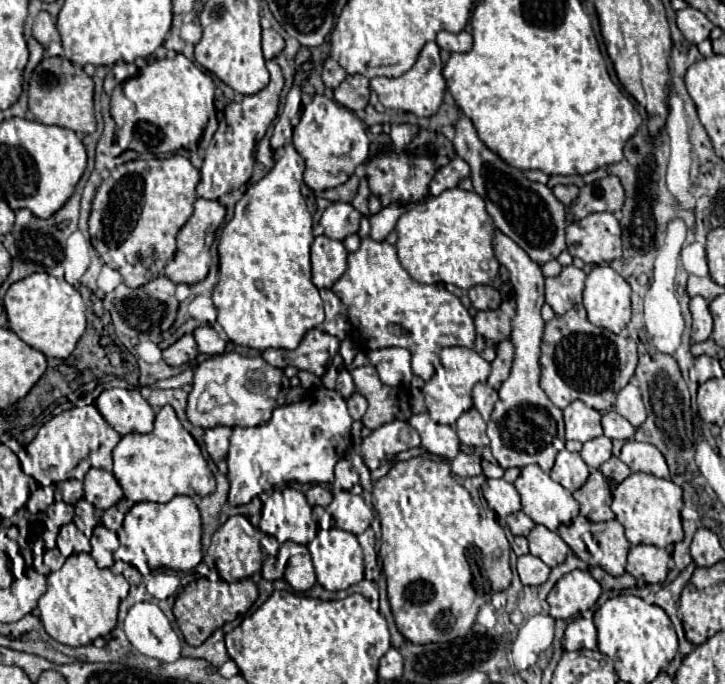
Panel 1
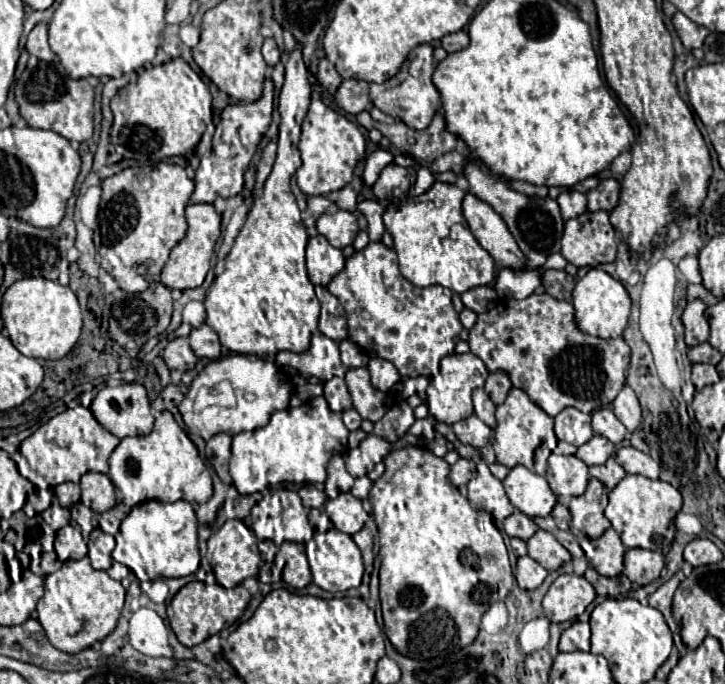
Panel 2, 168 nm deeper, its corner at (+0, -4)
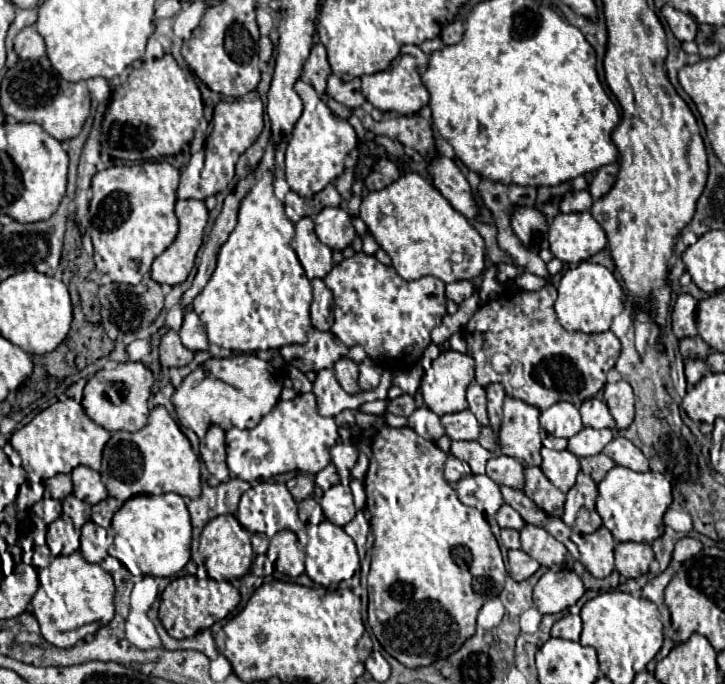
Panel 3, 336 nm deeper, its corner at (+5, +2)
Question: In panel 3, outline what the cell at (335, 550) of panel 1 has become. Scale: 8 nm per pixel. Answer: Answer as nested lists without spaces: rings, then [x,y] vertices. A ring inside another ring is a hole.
[[[322,521],[320,525],[306,525],[297,532],[297,537],[306,554],[305,573],[318,585],[328,587],[332,583],[340,583],[344,579],[352,579],[360,568],[360,558],[356,553],[354,541],[344,533],[342,527]]]

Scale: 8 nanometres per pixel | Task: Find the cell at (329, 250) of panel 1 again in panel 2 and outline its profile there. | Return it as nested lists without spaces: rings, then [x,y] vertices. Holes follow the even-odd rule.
[[[323,235],[309,237],[307,243],[307,271],[313,285],[329,285],[329,281],[345,267],[341,249],[329,245]]]

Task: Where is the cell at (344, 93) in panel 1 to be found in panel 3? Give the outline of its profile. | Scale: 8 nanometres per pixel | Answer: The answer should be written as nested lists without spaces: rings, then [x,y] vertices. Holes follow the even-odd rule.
[[[330,75],[328,77],[328,89],[326,93],[336,99],[338,103],[346,105],[348,109],[356,109],[360,107],[366,99],[362,95],[362,89],[360,89],[360,79],[352,79],[352,81],[342,81],[340,77],[336,75]]]

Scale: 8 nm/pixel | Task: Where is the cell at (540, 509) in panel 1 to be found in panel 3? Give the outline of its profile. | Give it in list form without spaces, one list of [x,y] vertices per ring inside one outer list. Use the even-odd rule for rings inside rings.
[[[494,457],[486,465],[486,475],[498,485],[506,485],[516,491],[524,491],[524,465],[514,457]]]

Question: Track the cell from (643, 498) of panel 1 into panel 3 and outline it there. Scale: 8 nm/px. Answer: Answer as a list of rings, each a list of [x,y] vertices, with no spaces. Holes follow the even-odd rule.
[[[616,465],[598,485],[596,511],[604,521],[604,527],[614,535],[616,541],[638,541],[652,543],[664,533],[662,517],[672,503],[672,485],[662,473],[636,473],[628,467]]]

